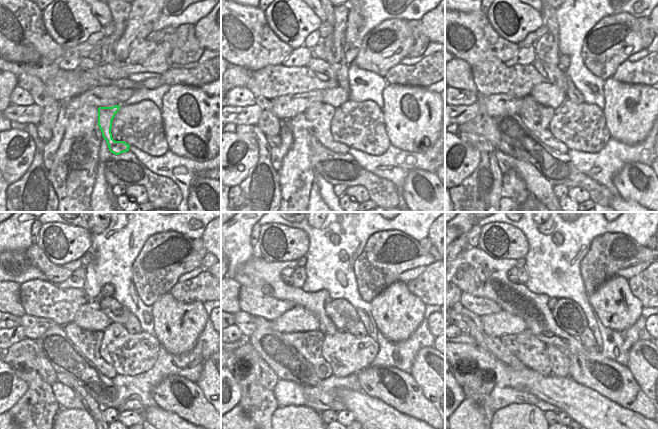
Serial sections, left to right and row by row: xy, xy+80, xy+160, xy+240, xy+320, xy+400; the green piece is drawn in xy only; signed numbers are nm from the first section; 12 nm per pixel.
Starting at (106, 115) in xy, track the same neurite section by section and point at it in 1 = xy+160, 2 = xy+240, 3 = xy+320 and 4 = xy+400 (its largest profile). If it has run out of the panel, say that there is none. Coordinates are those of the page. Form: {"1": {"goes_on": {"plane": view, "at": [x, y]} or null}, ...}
{"1": {"goes_on": {"plane": "xy+160", "at": [537, 117]}}, "2": {"goes_on": {"plane": "xy+240", "at": [88, 342]}}, "3": {"goes_on": {"plane": "xy+320", "at": [308, 344]}}, "4": {"goes_on": {"plane": "xy+400", "at": [533, 353]}}}

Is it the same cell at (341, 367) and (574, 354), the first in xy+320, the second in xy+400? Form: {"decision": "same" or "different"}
{"decision": "different"}

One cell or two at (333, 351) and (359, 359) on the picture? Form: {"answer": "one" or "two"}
{"answer": "one"}

